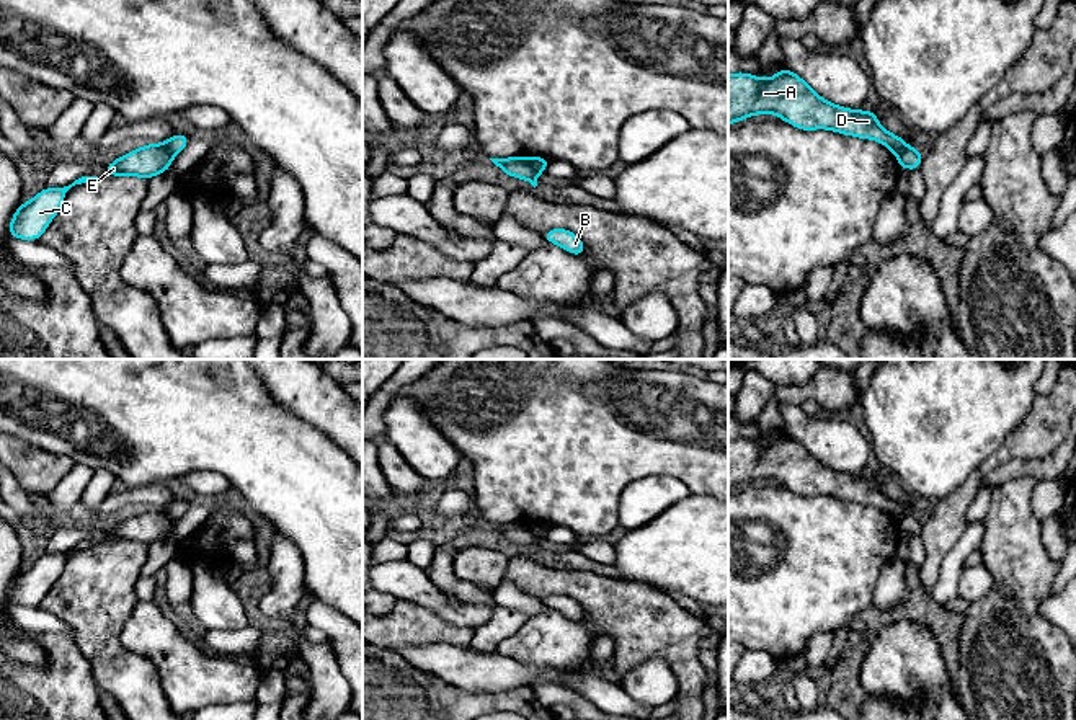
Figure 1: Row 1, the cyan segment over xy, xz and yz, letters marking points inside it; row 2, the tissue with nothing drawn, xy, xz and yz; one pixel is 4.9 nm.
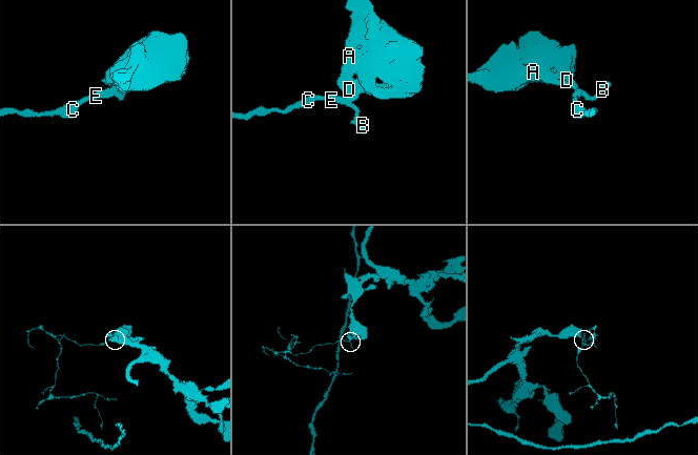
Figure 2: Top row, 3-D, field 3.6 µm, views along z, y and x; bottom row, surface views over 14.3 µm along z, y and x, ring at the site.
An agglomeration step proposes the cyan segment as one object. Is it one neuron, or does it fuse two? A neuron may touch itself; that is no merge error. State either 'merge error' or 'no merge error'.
merge error

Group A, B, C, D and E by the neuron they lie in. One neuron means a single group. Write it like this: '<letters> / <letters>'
A D / B C E

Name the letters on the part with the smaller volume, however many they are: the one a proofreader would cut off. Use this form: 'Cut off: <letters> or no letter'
Cut off: B, C, E

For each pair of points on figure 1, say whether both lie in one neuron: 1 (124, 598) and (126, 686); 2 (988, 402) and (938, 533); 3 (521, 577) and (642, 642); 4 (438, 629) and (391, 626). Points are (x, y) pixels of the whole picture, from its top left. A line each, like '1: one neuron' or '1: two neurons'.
1: one neuron
2: two neurons
3: one neuron
4: one neuron

